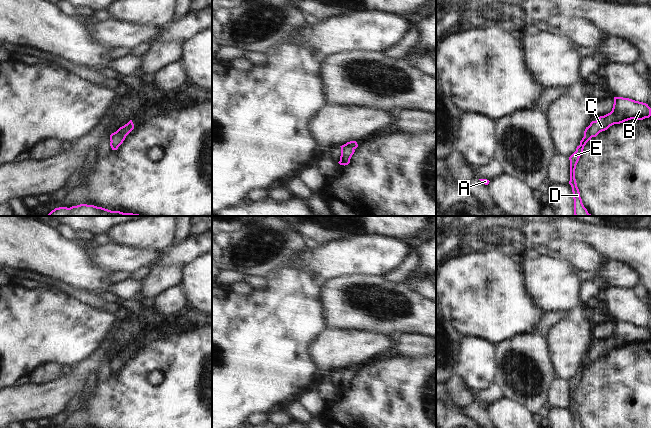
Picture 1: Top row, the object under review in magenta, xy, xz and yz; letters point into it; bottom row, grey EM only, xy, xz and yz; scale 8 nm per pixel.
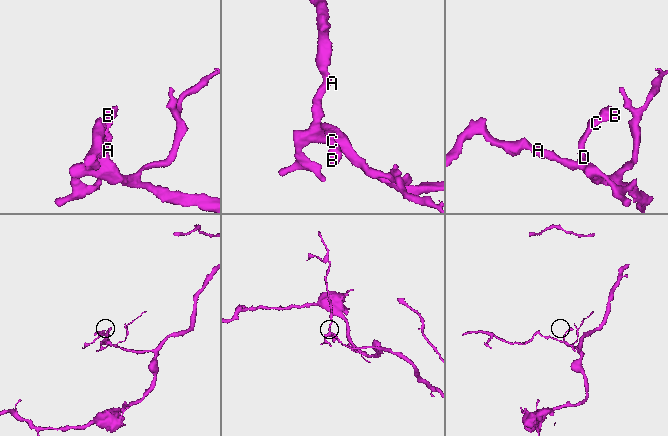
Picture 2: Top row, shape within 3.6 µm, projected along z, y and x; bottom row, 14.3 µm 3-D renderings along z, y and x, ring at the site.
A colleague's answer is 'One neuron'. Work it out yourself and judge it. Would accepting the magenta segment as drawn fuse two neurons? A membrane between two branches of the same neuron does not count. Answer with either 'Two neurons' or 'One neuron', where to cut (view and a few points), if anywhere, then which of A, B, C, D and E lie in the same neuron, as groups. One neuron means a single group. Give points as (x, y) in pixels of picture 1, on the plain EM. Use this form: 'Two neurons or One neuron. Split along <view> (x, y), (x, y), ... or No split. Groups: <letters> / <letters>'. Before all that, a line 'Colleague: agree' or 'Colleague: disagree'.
Colleague: agree
One neuron. No split. Groups: A B C D E.

